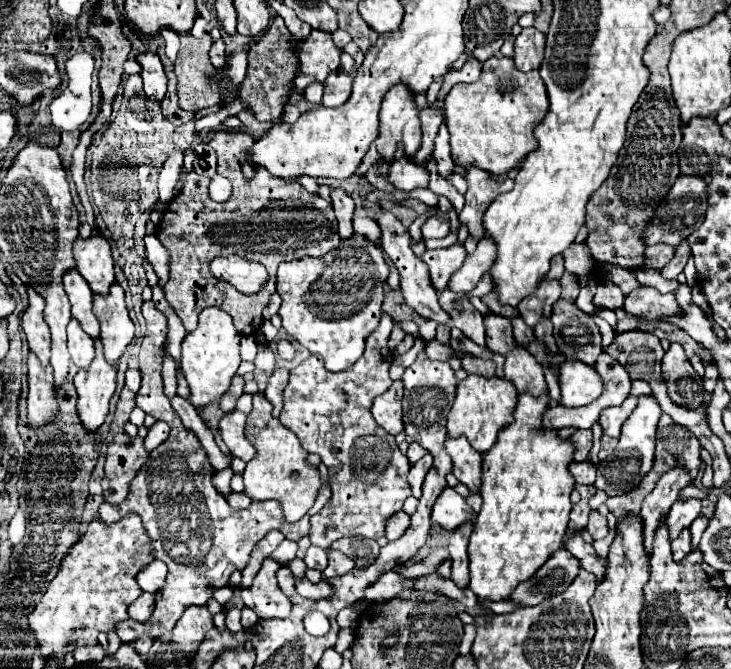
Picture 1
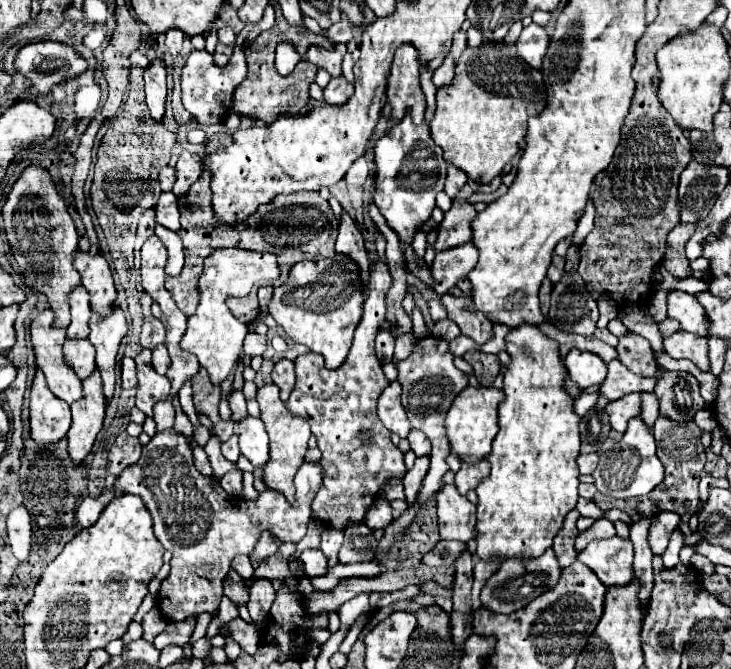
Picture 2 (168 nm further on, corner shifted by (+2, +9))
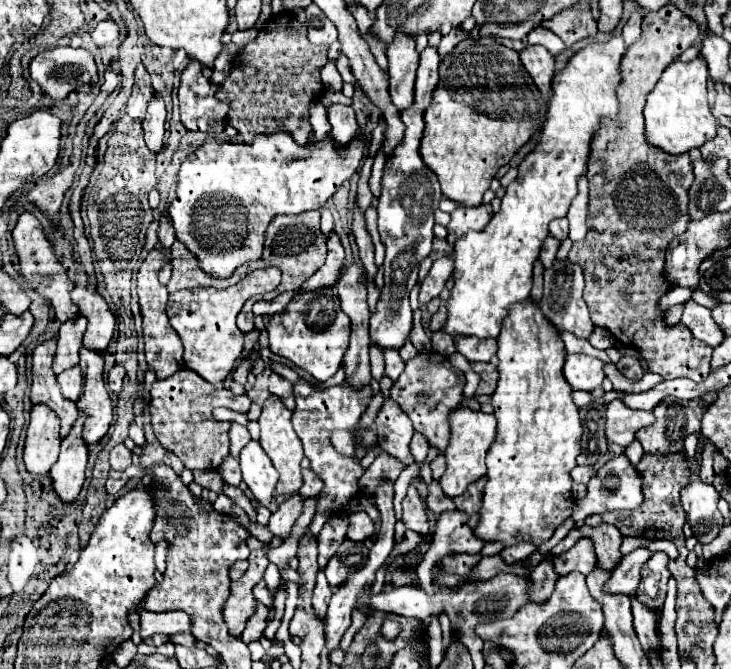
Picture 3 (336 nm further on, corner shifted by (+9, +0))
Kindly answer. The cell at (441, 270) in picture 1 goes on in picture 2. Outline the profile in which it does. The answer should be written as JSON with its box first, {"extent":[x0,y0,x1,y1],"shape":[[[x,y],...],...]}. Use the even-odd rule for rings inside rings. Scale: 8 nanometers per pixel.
{"extent":[436,198,476,252],"shape":[[[456,198],[452,208],[444,214],[444,220],[440,224],[440,232],[436,238],[436,252],[460,246],[464,242],[472,240],[472,228],[470,222],[476,218],[476,210],[468,200]]]}

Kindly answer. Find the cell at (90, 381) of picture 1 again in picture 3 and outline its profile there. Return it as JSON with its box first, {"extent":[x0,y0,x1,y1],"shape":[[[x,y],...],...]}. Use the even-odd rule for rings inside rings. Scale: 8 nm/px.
{"extent":[51,415,89,503],"shape":[[[79,415],[77,423],[73,423],[69,435],[61,443],[61,453],[59,453],[57,463],[51,467],[53,489],[59,493],[59,497],[65,503],[71,503],[77,499],[81,485],[85,481],[89,449],[85,447],[85,441],[81,439],[83,423],[85,423],[85,415]]]}

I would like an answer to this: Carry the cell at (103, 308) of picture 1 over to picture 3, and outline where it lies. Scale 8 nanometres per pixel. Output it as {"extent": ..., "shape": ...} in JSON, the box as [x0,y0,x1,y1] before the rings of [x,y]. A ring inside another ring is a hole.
{"extent":[77,347,113,445],"shape":[[[81,347],[79,355],[81,355],[79,367],[83,371],[83,393],[81,399],[77,401],[77,407],[79,411],[87,413],[83,437],[85,443],[91,445],[97,443],[109,431],[113,419],[113,407],[103,381],[105,353],[97,353],[97,351],[89,351],[87,347]]]}

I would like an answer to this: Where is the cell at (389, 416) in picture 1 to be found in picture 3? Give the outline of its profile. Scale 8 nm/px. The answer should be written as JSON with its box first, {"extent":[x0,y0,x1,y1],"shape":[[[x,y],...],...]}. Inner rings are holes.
{"extent":[375,399,415,465],"shape":[[[385,399],[375,419],[375,431],[379,433],[379,445],[383,451],[395,455],[405,465],[413,463],[409,443],[415,431],[409,417],[401,411],[401,407],[397,407],[397,403],[393,403],[393,399]]]}

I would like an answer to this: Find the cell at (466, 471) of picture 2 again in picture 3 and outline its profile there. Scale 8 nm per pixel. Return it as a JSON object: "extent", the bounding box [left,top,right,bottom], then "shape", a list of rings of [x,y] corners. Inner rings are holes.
{"extent":[453,477,487,515],"shape":[[[481,477],[481,479],[477,479],[475,483],[471,483],[463,495],[459,495],[459,497],[453,499],[453,501],[455,501],[455,507],[457,507],[459,511],[465,511],[467,515],[477,513],[479,507],[481,507],[481,495],[483,495],[485,481],[487,481],[487,479]]]}

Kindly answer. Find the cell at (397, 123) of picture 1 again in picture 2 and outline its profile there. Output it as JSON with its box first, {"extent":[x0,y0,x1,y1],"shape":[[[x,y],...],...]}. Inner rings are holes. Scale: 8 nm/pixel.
{"extent":[386,44,426,122],"shape":[[[404,44],[396,50],[392,60],[392,72],[388,78],[386,102],[392,108],[392,118],[398,122],[410,112],[414,122],[424,120],[426,96],[420,88],[420,62],[418,50]]]}

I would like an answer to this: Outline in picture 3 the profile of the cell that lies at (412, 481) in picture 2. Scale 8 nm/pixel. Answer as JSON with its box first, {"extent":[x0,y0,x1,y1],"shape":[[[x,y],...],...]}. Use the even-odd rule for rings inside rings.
{"extent":[403,485,429,535],"shape":[[[409,485],[407,495],[403,499],[403,523],[407,529],[413,529],[421,535],[429,533],[429,523],[427,523],[427,515],[425,515],[425,507],[419,499],[419,493],[413,485]]]}

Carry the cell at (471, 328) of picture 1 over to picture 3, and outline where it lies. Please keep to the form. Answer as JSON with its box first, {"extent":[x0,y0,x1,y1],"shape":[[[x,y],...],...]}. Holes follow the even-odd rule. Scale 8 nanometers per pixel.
{"extent":[453,335,497,361],"shape":[[[455,335],[453,337],[455,347],[461,355],[465,355],[469,361],[489,361],[497,351],[495,339],[479,339],[479,337],[465,337]]]}

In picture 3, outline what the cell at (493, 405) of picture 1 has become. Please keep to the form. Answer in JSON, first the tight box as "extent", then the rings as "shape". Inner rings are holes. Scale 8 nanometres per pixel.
{"extent":[439,407,497,497],"shape":[[[457,407],[457,409],[451,411],[451,415],[449,415],[451,439],[449,439],[449,445],[445,449],[447,471],[443,473],[443,477],[439,481],[445,495],[449,495],[449,497],[461,495],[467,489],[469,483],[477,481],[479,477],[483,477],[487,473],[485,453],[495,439],[495,425],[497,425],[497,419],[491,413],[473,411],[469,407]]]}

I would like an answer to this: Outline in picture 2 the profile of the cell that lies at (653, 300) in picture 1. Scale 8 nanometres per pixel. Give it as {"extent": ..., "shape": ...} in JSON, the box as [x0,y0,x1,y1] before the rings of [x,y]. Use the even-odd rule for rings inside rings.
{"extent":[668,290,708,336],"shape":[[[674,290],[668,294],[668,316],[680,320],[684,330],[692,330],[694,334],[708,336],[708,314],[704,306],[696,300],[696,296],[686,294],[682,290]]]}

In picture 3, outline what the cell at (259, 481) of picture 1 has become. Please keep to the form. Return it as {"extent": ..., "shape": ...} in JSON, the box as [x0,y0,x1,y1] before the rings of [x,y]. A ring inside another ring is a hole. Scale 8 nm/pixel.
{"extent":[259,395,303,495],"shape":[[[271,395],[265,403],[263,403],[263,411],[259,417],[259,425],[261,425],[261,447],[265,449],[265,453],[269,455],[273,467],[279,471],[279,481],[277,481],[277,493],[279,495],[289,495],[289,493],[297,493],[301,487],[301,459],[303,459],[303,447],[301,441],[297,439],[297,433],[293,431],[291,425],[291,411],[283,407],[281,399],[277,395]]]}

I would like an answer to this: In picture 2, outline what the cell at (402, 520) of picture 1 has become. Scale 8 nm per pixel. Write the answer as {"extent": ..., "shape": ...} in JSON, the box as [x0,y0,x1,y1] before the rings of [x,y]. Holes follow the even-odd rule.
{"extent":[364,498,394,530],"shape":[[[376,498],[376,502],[372,502],[372,506],[368,508],[368,512],[366,512],[366,516],[364,516],[364,524],[366,524],[370,530],[386,528],[392,520],[394,520],[394,516],[392,516],[390,502],[384,500],[384,498]]]}

